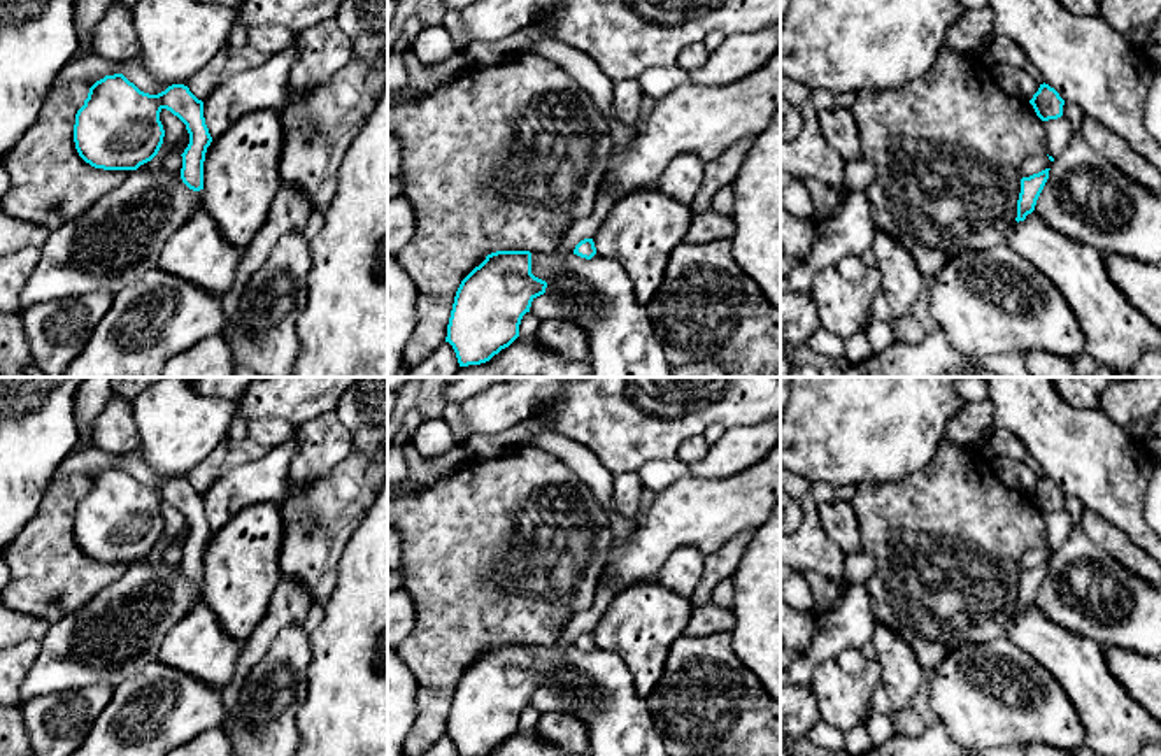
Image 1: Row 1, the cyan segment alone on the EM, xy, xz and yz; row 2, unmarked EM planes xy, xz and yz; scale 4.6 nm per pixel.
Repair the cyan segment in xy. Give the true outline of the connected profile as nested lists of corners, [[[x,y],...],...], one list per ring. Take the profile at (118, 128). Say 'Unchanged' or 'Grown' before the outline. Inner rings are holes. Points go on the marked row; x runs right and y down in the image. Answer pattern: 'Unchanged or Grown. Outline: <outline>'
Grown. Outline: [[[123,74],[96,81],[75,114],[74,142],[79,156],[95,168],[137,170],[163,144],[163,109],[177,116],[189,133],[184,153],[167,154],[163,168],[179,172],[189,189],[203,189],[203,161],[212,137],[205,125],[203,102],[184,84],[149,95]]]

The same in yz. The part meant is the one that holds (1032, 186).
Grown. Outline: [[[1049,154],[1038,158],[1028,158],[1019,167],[1021,193],[1017,200],[1017,218],[1015,221],[1024,221],[1028,214],[1035,210],[1036,200],[1049,179],[1049,170],[1054,158]]]

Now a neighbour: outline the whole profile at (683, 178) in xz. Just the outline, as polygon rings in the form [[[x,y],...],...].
[[[682,153],[666,167],[659,189],[673,200],[691,207],[702,186],[707,161],[693,153]]]

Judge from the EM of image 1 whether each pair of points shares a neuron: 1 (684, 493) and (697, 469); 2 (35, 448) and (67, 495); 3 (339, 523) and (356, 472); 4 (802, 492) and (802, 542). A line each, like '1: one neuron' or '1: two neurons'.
1: two neurons
2: two neurons
3: one neuron
4: one neuron

